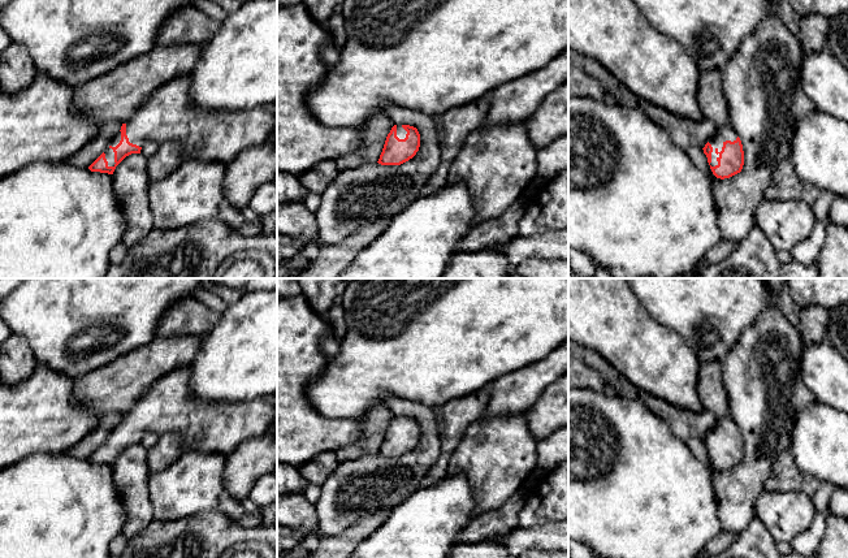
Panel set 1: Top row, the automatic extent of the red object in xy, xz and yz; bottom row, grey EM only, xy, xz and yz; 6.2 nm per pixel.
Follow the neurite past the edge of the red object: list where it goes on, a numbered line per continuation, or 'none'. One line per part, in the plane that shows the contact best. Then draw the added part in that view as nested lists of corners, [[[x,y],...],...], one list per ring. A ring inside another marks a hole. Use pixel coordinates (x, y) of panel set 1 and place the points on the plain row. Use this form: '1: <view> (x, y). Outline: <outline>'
1: yz (725, 424). Outline: [[[726,415],[726,416],[722,416],[722,418],[718,418],[718,421],[717,424],[710,429],[709,434],[711,436],[713,438],[713,444],[711,444],[711,454],[710,457],[711,458],[715,458],[718,457],[718,453],[717,450],[719,449],[719,445],[717,446],[715,444],[721,444],[722,442],[722,438],[723,438],[723,434],[726,432],[736,432],[737,427],[735,424],[735,421],[731,419],[730,415]]]

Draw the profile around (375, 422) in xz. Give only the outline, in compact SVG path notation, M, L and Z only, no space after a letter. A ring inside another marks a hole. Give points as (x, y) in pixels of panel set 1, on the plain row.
M388 403L371 408L362 421L362 433L351 444L342 446L336 454L339 463L377 454L394 412Z

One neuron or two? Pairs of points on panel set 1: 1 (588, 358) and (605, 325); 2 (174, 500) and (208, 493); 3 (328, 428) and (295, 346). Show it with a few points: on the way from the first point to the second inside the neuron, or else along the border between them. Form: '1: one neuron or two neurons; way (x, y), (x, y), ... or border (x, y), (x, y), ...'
1: two neurons; border (582, 344), (595, 349), (615, 370)
2: one neuron; way (182, 493), (200, 493)
3: one neuron; way (306, 412), (295, 402), (295, 368)

